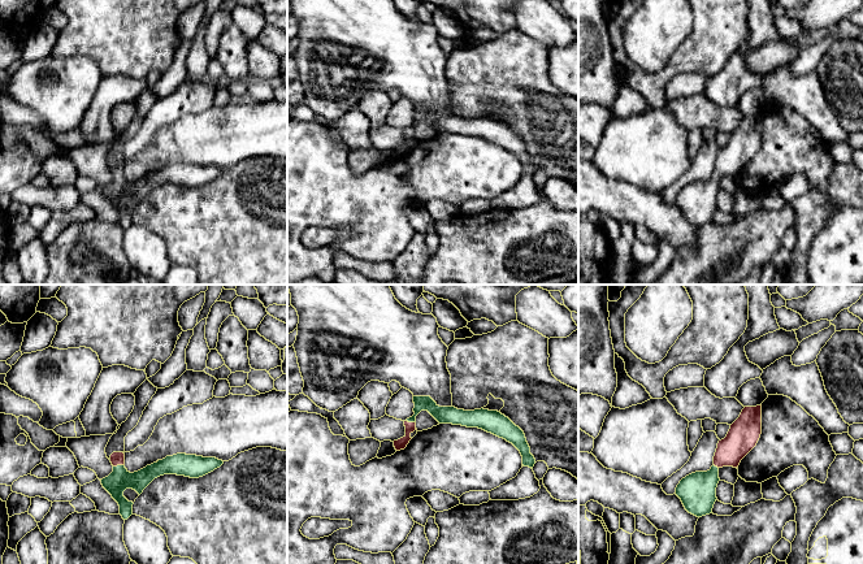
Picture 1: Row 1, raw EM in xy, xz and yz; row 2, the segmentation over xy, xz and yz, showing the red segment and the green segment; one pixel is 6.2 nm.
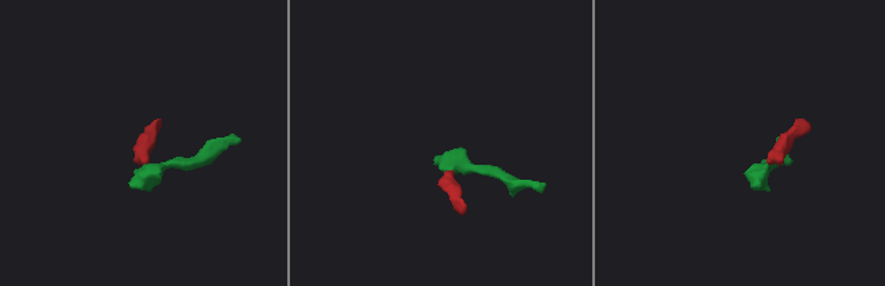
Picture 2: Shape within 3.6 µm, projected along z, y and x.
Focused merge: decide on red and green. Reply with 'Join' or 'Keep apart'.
Join

